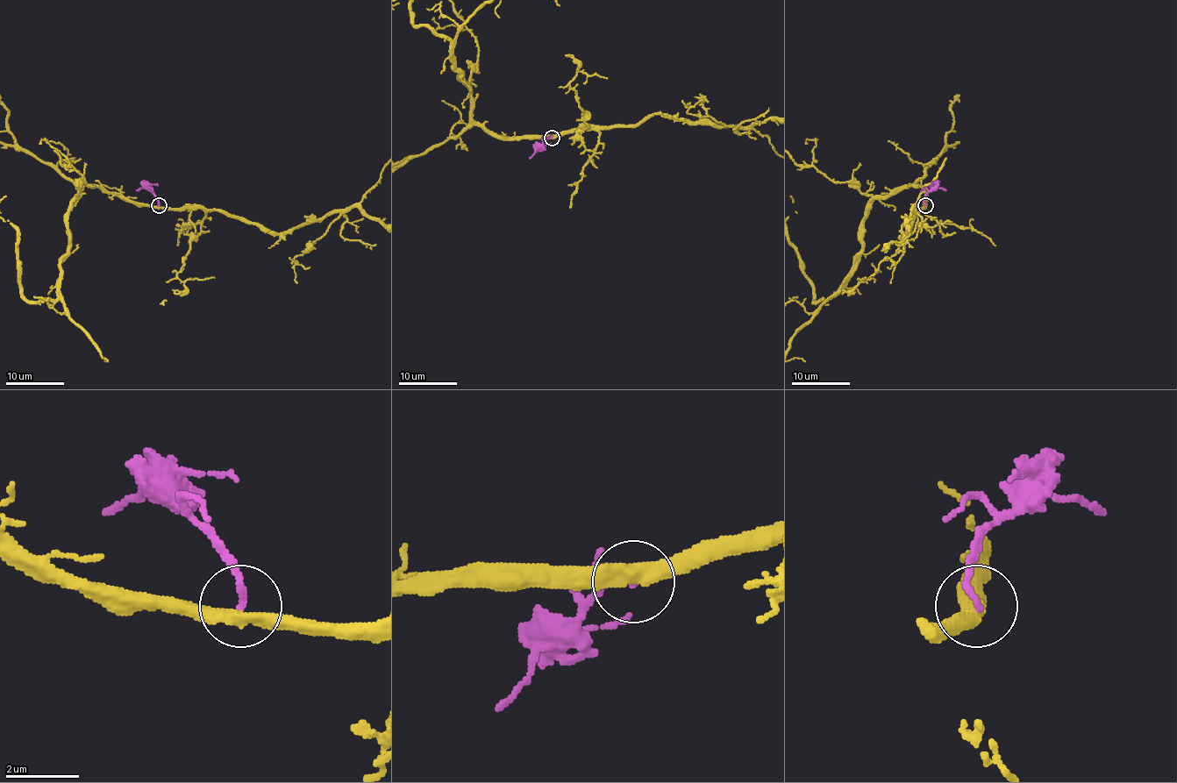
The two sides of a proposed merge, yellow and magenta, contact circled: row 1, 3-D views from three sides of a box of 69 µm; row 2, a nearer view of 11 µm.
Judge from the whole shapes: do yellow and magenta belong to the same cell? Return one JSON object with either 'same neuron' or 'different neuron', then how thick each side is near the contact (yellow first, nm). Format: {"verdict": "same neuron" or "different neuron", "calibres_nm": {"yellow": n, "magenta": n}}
{"verdict": "same neuron", "calibres_nm": {"yellow": 400, "magenta": 180}}

